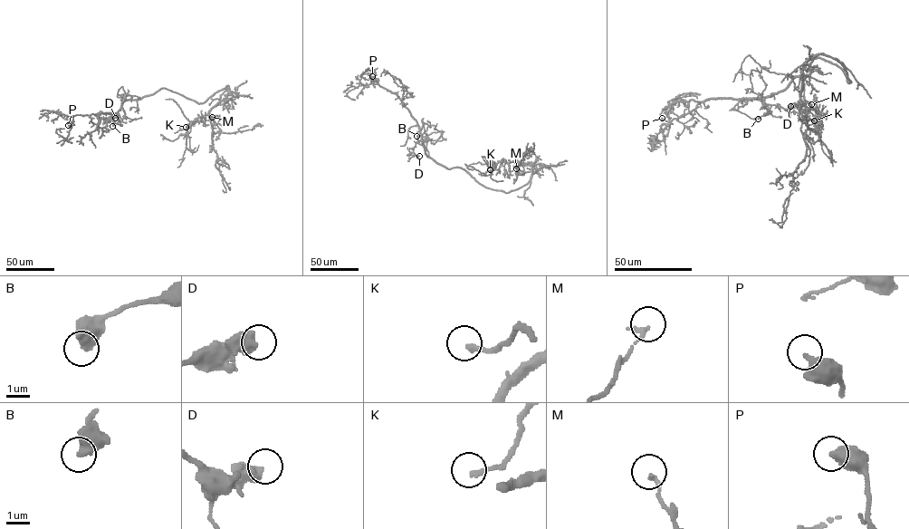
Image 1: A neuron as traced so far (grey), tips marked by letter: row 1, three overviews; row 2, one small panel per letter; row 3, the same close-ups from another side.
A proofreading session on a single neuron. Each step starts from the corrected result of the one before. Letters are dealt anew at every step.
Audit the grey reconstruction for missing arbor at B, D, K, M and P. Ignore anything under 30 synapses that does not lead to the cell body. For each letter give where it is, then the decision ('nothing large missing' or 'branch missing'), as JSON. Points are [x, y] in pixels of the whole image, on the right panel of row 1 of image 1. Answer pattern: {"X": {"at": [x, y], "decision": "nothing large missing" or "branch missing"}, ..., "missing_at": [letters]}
{"B": {"at": [758, 119], "decision": "nothing large missing"}, "D": {"at": [790, 106], "decision": "nothing large missing"}, "K": {"at": [814, 120], "decision": "nothing large missing"}, "M": {"at": [811, 104], "decision": "nothing large missing"}, "P": {"at": [662, 118], "decision": "nothing large missing"}, "missing_at": []}

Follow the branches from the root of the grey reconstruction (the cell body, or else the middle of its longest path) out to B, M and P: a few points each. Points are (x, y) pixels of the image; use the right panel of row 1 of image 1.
B: (830, 63), (815, 58), (807, 75), (796, 76), (783, 89), (761, 100), (770, 108), (758, 119)
M: (830, 63), (850, 81), (837, 61), (815, 54), (803, 70), (800, 110), (804, 118), (811, 104)
P: (830, 63), (815, 58), (807, 75), (796, 76), (769, 95), (675, 101), (670, 104), (669, 121), (662, 118)

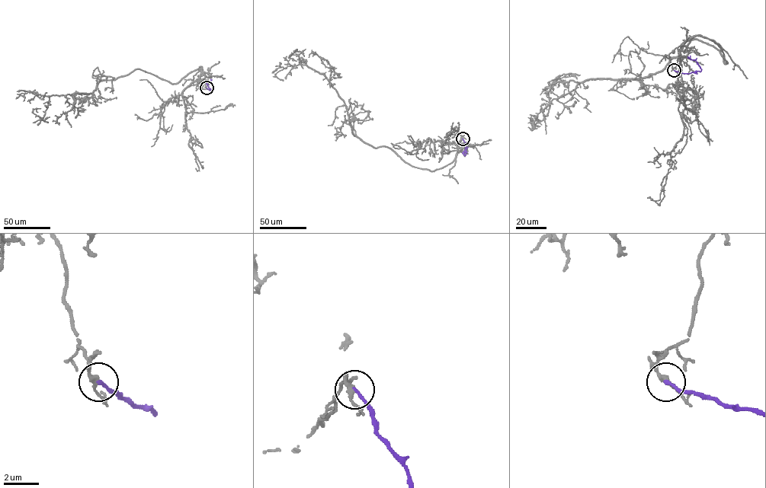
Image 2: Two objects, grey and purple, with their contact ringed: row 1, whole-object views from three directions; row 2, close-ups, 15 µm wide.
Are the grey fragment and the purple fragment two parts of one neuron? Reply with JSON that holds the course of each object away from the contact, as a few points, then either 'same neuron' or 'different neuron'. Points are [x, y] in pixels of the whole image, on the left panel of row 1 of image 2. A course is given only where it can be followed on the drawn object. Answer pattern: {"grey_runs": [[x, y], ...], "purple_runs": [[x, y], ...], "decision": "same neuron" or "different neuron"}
{"grey_runs": [[206, 88], [200, 67], [173, 83], [135, 69], [92, 93], [51, 95], [43, 119], [37, 112]], "purple_runs": [[206, 88], [209, 90], [206, 83], [212, 79]], "decision": "different neuron"}

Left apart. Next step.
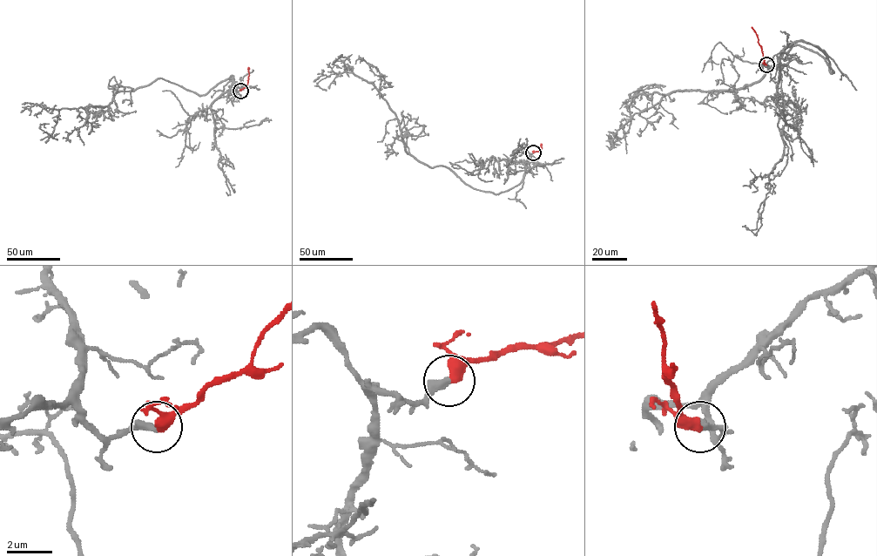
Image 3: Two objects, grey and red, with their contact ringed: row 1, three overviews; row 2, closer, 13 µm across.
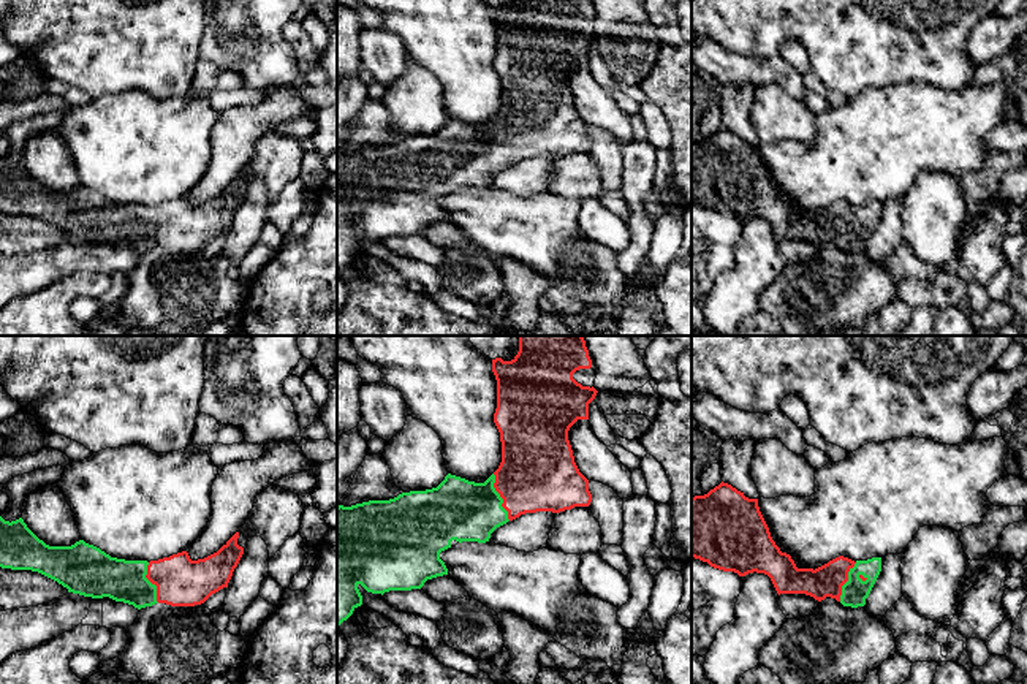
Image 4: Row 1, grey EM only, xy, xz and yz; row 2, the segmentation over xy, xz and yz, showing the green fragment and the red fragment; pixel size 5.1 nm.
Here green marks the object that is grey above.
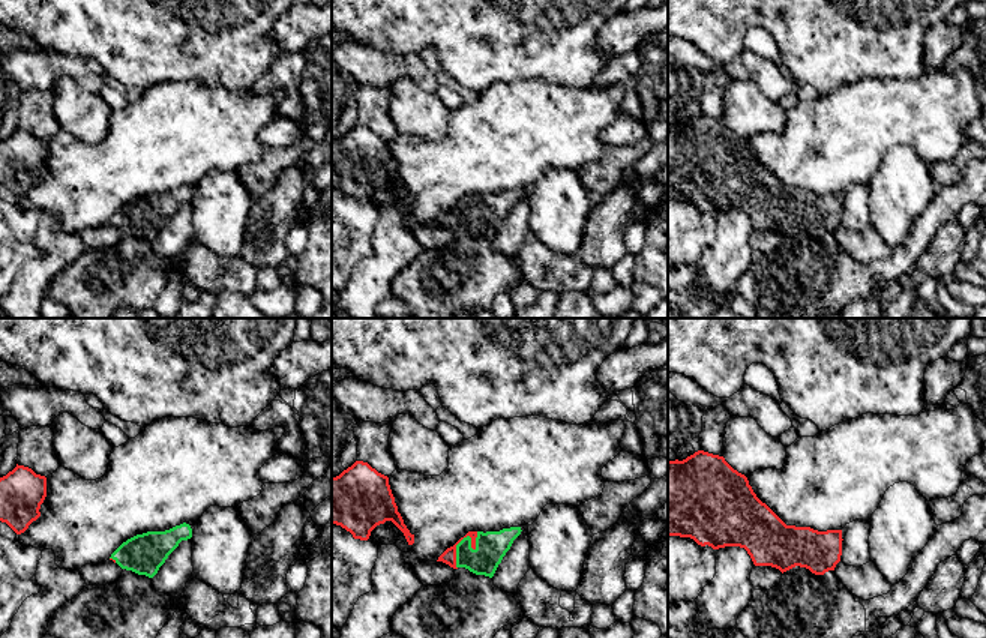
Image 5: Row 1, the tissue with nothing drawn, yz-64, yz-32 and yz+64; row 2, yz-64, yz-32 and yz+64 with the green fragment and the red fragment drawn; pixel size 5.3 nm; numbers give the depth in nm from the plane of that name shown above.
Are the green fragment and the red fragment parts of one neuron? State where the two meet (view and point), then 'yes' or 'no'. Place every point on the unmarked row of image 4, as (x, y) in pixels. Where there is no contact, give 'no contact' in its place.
meets green in xz at (500, 143); yes

